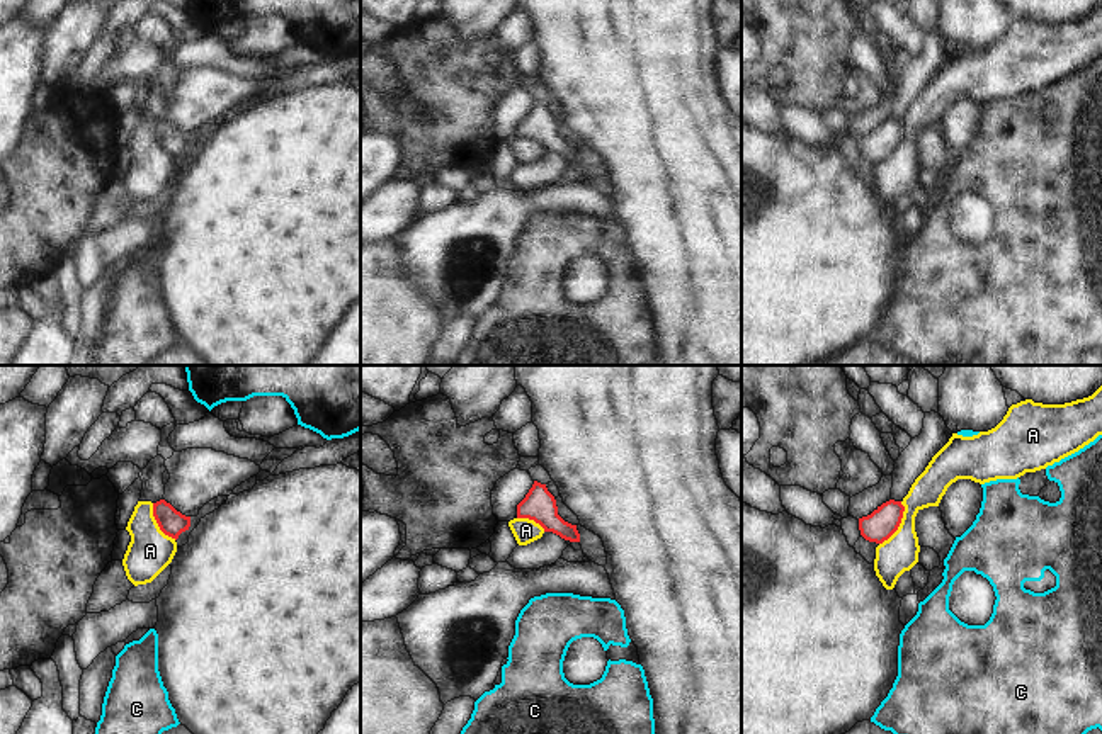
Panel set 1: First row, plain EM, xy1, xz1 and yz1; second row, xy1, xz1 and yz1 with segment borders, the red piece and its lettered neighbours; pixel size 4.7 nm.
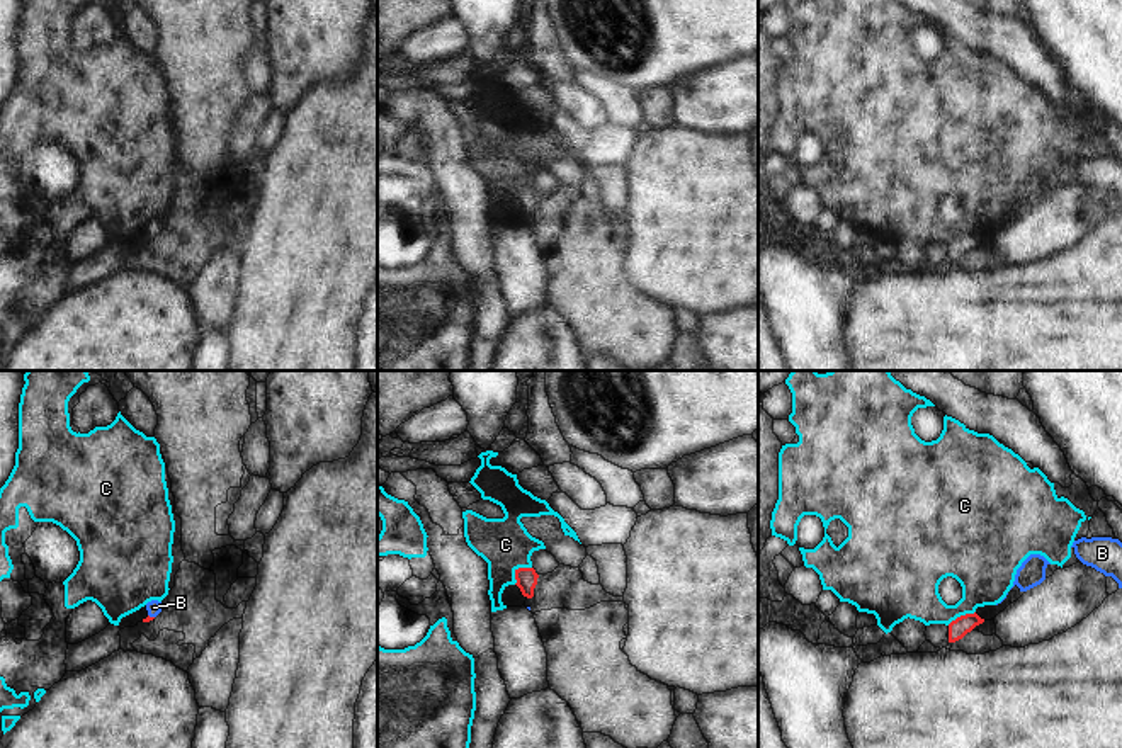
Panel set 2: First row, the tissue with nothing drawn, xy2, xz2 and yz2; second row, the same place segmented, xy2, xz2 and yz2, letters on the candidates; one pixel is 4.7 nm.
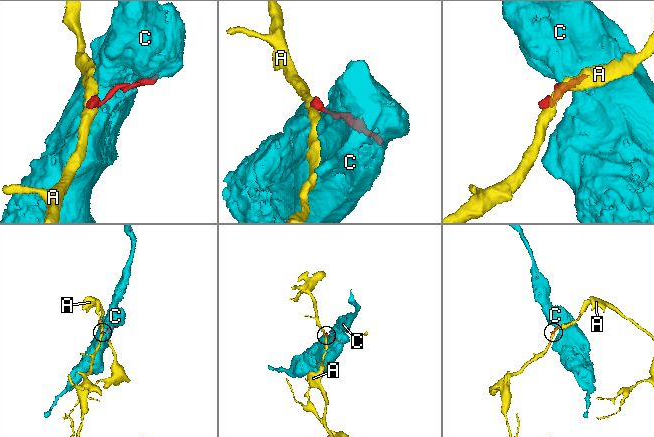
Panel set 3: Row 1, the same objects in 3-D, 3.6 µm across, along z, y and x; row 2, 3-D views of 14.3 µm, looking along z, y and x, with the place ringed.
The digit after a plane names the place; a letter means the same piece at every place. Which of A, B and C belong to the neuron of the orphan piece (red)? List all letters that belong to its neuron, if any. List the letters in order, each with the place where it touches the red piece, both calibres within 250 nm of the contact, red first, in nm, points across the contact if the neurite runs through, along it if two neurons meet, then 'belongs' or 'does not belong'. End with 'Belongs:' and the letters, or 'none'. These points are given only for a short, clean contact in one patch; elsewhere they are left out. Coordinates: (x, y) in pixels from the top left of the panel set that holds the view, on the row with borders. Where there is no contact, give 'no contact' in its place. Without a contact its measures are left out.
A: yz1 (900, 522) | 150/180 nm | along yz1 (902, 502), (900, 525), (880, 544) | does not belong
B: xy2 (152, 617) | 20/70 nm | across xy2 (148, 617), (152, 617), (153, 607) | belongs
C: xz2 (517, 570) | 100/240 nm | along xz2 (531, 566), (521, 566), (515, 572), (514, 583) | does not belong
Belongs: B

